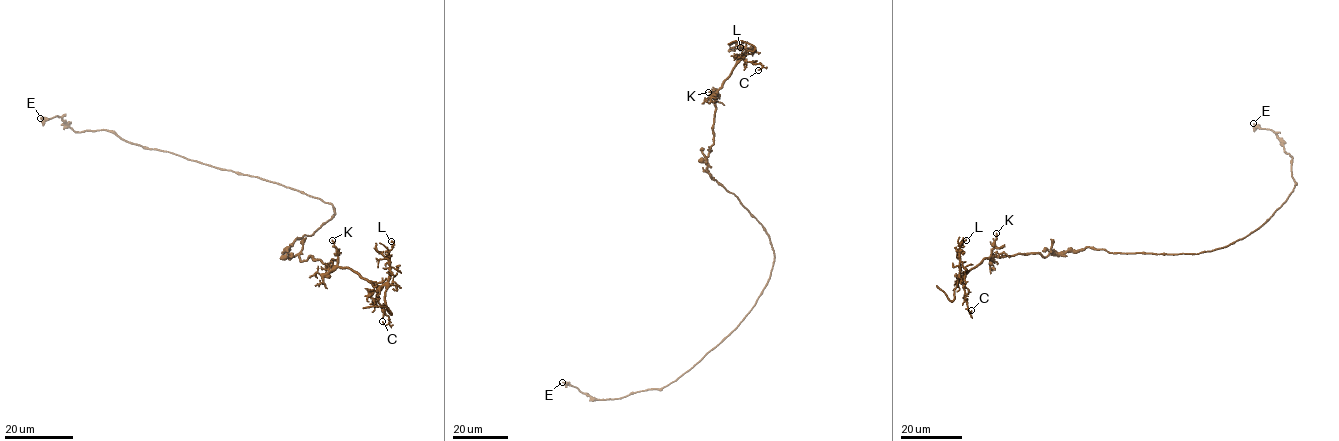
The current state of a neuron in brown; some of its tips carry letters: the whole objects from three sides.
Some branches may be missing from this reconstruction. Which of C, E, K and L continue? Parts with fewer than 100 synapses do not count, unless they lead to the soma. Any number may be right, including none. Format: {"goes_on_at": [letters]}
{"goes_on_at": []}

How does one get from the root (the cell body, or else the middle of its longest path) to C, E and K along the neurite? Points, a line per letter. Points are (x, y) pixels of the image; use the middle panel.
C: (771, 243), (762, 225), (706, 167), (714, 141), (716, 93), (742, 58), (761, 64), (758, 70)
E: (771, 243), (771, 276), (755, 306), (675, 380), (603, 400), (562, 382)
K: (771, 243), (762, 225), (707, 170), (707, 156), (714, 141), (717, 91), (708, 92)

